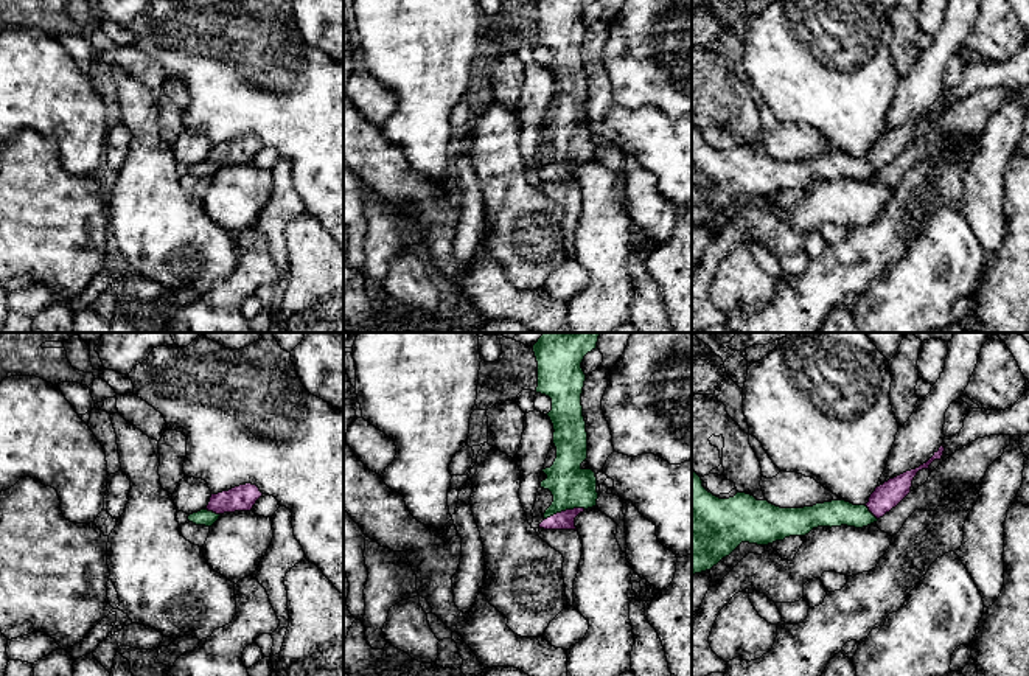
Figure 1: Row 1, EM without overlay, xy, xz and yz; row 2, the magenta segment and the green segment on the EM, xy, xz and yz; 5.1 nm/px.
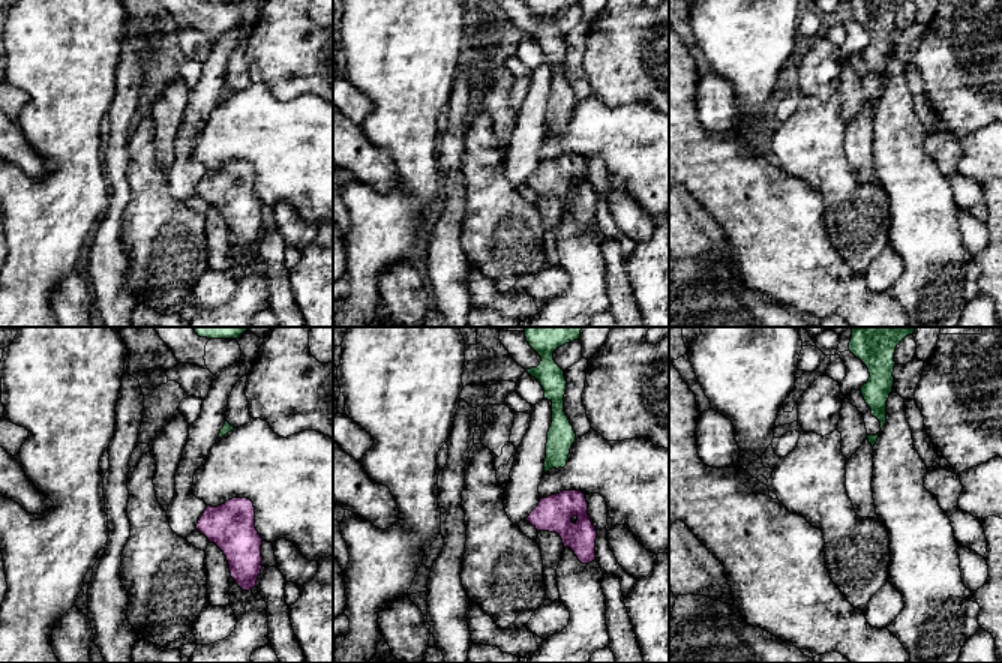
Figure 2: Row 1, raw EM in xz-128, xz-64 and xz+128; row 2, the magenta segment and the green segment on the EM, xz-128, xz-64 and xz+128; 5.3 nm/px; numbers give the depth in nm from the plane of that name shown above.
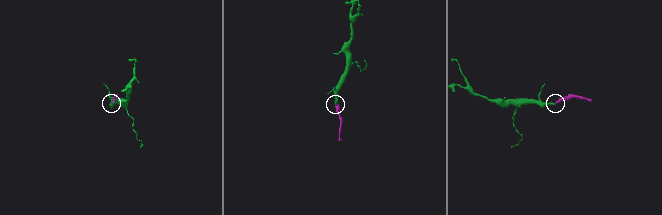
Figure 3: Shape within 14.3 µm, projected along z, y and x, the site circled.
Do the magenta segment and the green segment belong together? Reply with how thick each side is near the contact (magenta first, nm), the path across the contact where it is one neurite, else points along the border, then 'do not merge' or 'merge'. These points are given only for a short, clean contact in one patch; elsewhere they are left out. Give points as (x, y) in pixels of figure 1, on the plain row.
calibres 100 and 220 nm; way xz (566, 171), (566, 162), (571, 139); merge

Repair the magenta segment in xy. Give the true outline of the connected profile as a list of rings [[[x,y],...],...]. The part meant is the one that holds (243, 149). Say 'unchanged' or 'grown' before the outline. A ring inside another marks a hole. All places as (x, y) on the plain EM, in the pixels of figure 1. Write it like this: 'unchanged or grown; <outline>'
grown; [[[252,135],[211,146],[207,160],[190,166],[188,172],[196,177],[211,179],[224,165],[250,163],[261,148],[260,140]]]

